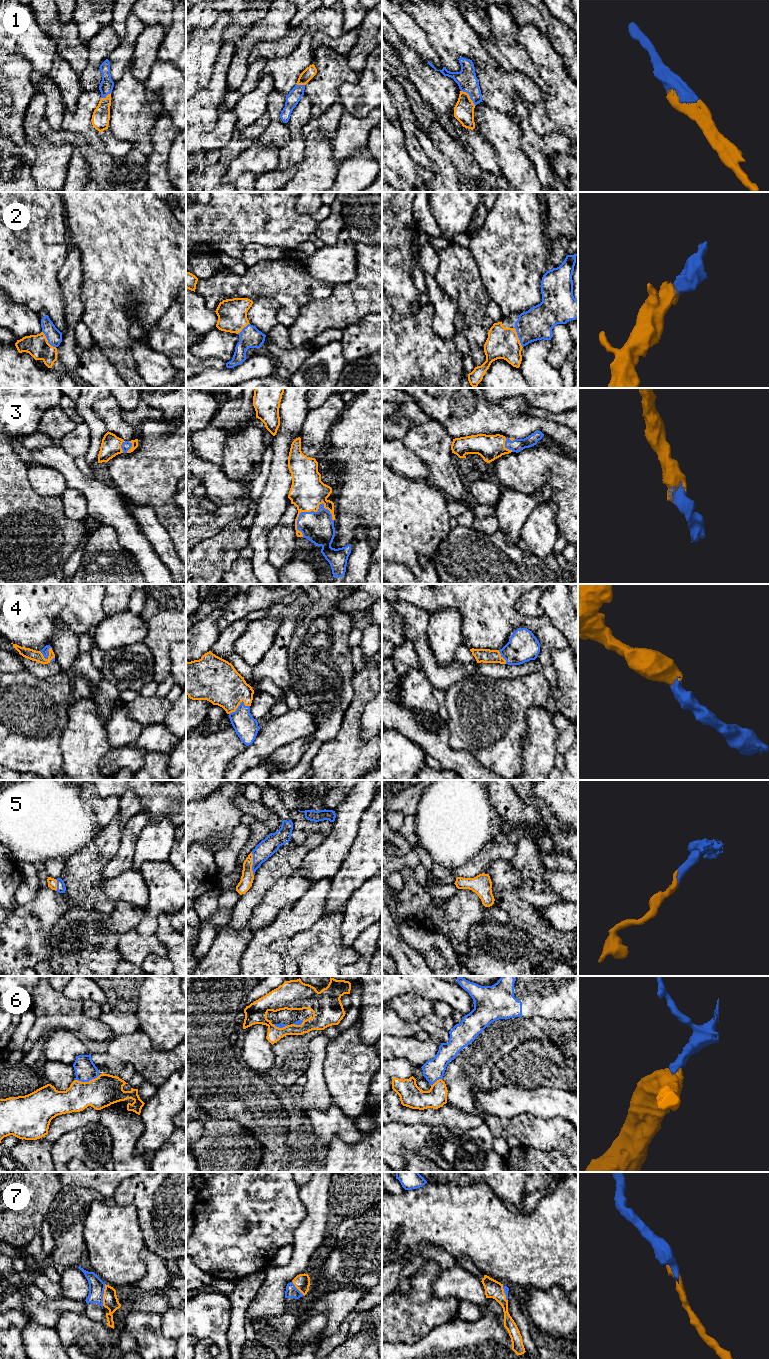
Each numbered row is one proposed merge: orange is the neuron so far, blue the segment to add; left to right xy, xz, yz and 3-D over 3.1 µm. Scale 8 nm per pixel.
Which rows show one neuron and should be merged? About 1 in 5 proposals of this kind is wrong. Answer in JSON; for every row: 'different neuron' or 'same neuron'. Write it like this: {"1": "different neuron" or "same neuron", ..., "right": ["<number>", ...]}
{"1": "same neuron", "2": "same neuron", "3": "same neuron", "4": "same neuron", "5": "same neuron", "6": "same neuron", "7": "different neuron", "right": ["1", "2", "3", "4", "5", "6"]}

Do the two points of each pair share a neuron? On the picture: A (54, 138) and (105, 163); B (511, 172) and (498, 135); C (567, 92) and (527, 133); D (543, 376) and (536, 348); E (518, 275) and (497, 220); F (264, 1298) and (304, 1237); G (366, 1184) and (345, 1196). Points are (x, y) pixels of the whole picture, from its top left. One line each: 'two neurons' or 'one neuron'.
A: one neuron
B: one neuron
C: two neurons
D: one neuron
E: one neuron
F: one neuron
G: one neuron

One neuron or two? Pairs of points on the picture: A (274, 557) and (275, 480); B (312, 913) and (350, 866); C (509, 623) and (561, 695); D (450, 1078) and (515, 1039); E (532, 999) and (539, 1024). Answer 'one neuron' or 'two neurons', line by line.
A: two neurons
B: two neurons
C: two neurons
D: one neuron
E: two neurons

